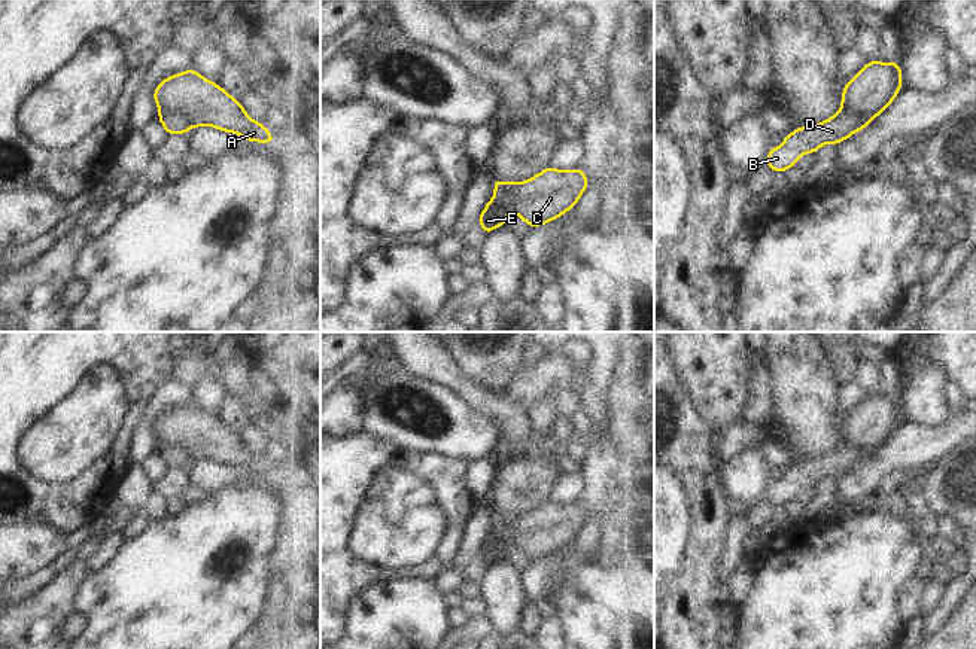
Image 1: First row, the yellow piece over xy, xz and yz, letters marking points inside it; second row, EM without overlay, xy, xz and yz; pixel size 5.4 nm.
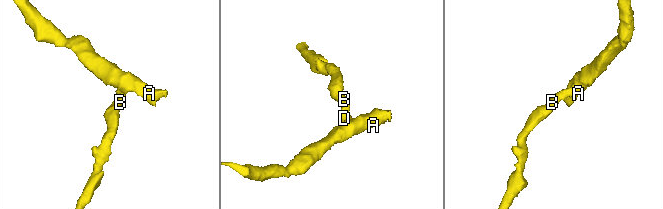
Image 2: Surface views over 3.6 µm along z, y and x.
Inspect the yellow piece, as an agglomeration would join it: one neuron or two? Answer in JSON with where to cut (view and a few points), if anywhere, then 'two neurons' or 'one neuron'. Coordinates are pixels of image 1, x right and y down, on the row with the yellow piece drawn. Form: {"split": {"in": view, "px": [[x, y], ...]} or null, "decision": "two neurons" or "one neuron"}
{"split": {"in": "xz", "px": [[517, 183], [507, 206]]}, "decision": "two neurons"}

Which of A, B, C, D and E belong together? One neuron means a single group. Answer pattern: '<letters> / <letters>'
A C E / B D

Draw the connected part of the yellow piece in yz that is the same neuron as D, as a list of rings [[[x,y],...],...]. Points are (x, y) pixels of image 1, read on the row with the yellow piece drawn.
[[[840,109],[823,124],[796,128],[779,147],[770,147],[764,164],[776,173],[794,167],[803,153],[815,153],[823,144],[837,144],[872,122],[866,113]]]

